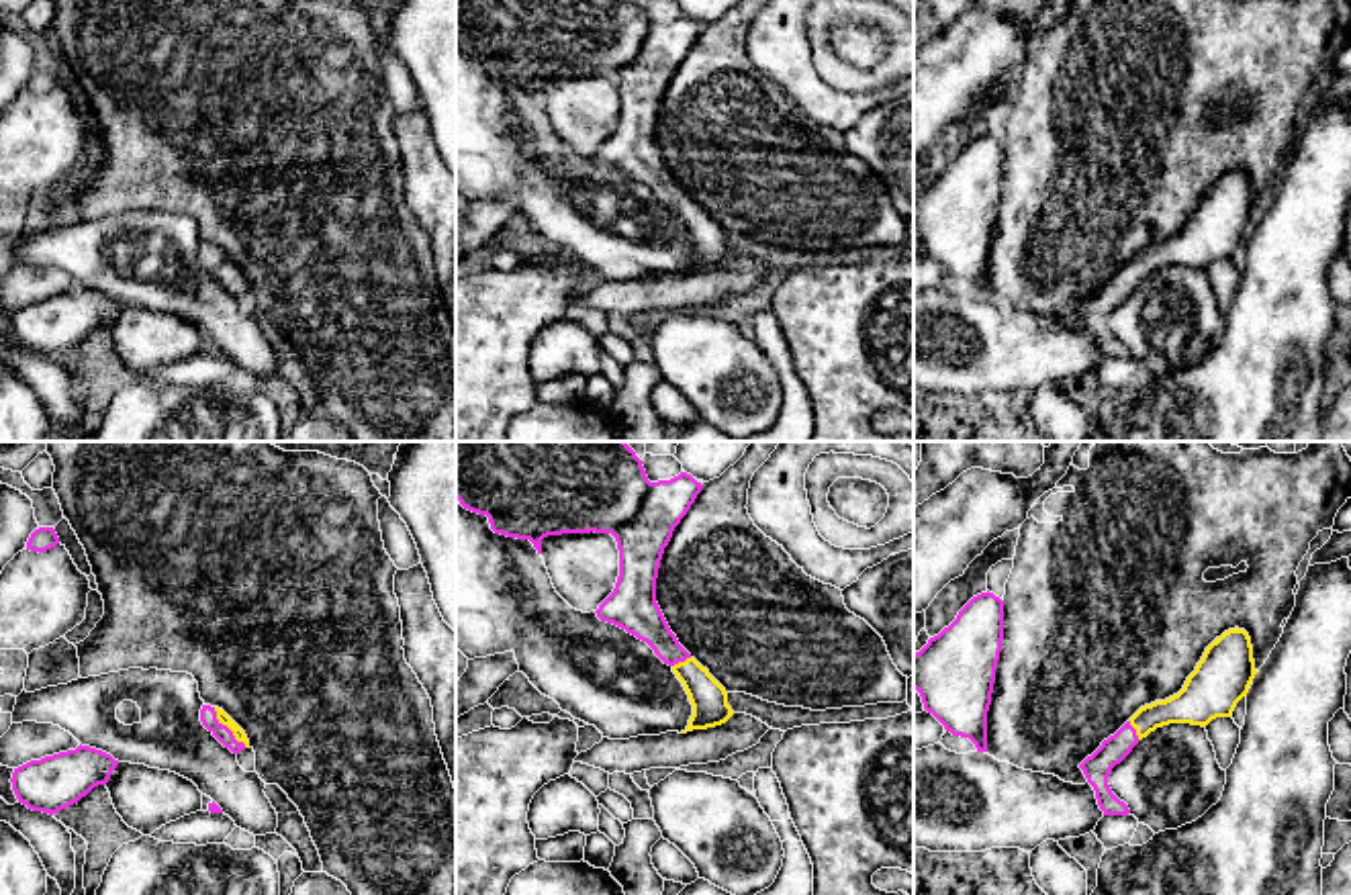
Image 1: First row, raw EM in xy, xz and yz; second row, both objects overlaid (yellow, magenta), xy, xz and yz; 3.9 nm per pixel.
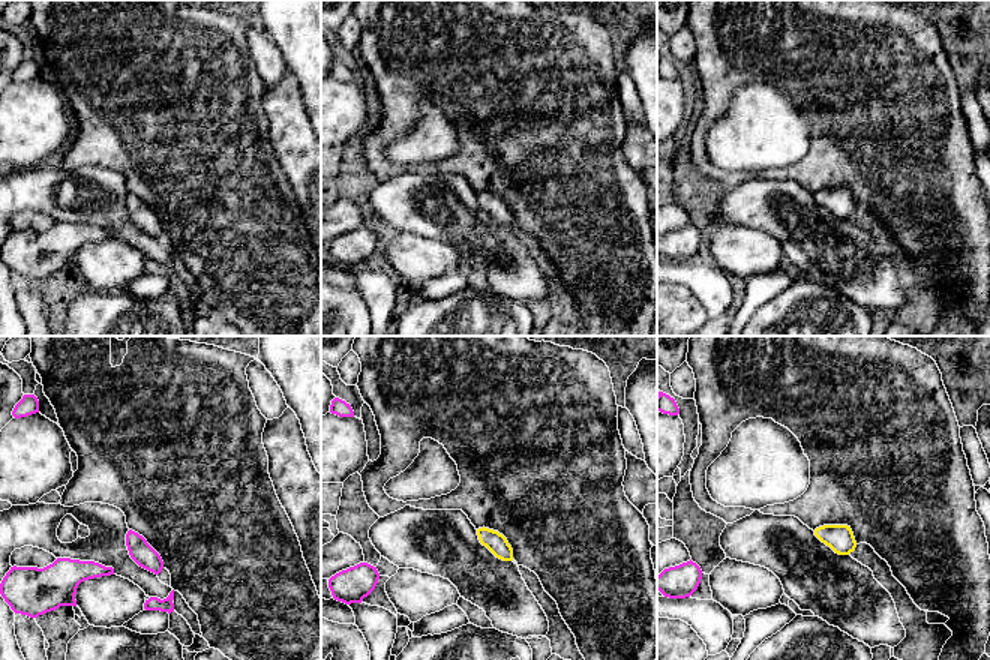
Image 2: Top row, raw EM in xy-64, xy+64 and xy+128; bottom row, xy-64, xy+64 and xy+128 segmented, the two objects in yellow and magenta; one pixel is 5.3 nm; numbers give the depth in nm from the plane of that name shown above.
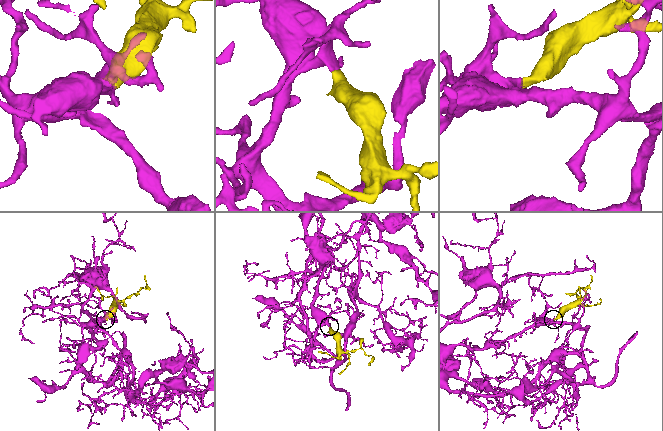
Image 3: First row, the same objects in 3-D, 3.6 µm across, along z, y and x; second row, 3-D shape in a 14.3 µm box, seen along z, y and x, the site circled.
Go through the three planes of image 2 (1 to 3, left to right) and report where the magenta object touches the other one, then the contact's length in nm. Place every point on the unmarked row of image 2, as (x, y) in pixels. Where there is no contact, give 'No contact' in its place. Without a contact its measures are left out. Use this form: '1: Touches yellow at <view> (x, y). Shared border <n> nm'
1: No contact
2: No contact
3: No contact

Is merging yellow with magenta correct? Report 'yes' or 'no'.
yes

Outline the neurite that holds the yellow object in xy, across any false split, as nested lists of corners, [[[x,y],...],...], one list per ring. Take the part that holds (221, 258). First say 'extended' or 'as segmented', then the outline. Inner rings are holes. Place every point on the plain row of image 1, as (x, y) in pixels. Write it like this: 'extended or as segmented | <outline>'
extended | [[[202,247],[200,264],[233,296],[249,290],[245,274],[223,251]]]

